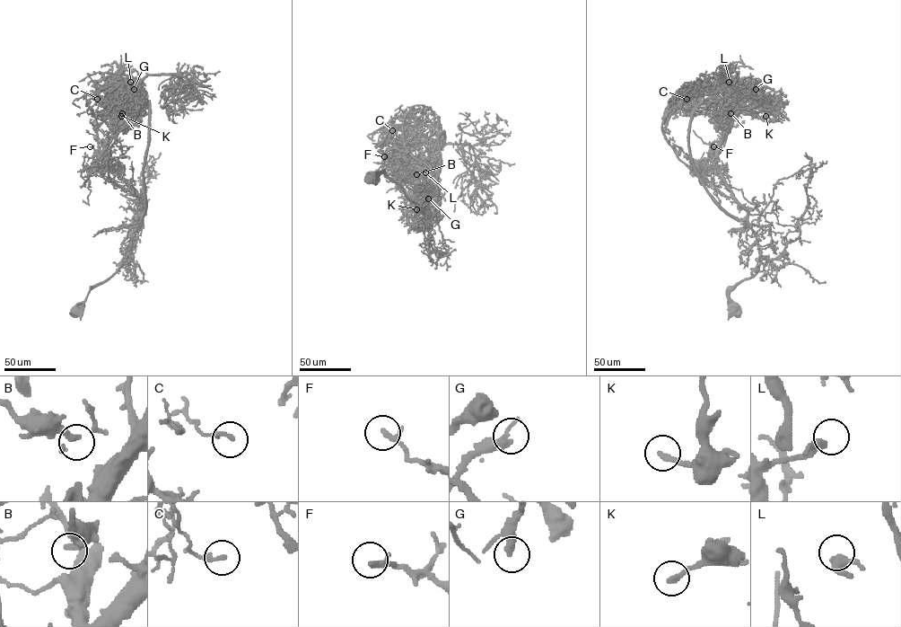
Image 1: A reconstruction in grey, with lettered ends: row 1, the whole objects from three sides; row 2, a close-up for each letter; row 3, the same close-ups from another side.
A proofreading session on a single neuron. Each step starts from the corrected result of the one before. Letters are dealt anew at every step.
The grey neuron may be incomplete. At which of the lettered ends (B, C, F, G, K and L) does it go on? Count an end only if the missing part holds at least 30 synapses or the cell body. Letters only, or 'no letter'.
G, L

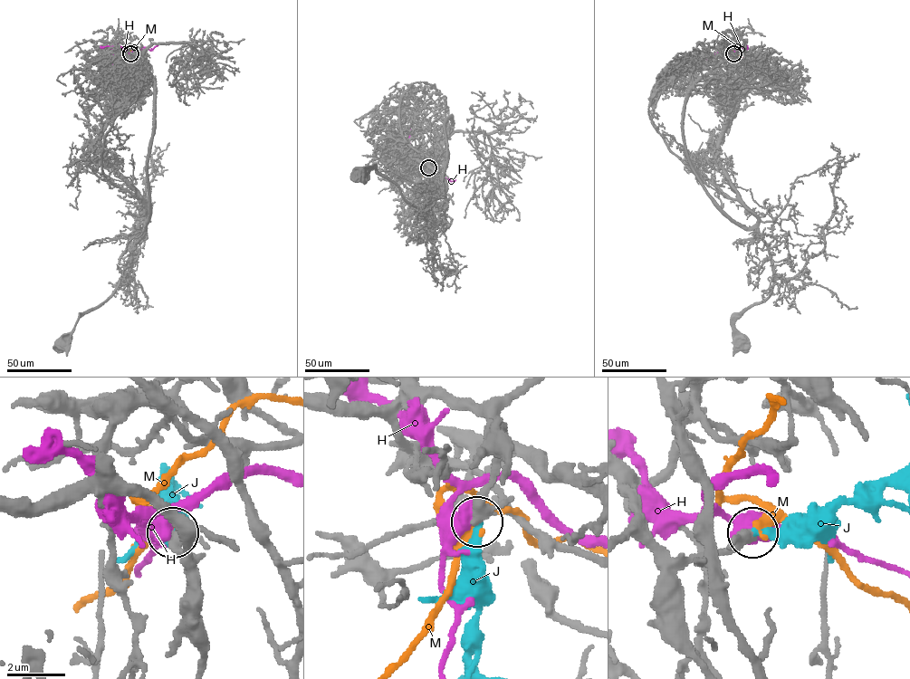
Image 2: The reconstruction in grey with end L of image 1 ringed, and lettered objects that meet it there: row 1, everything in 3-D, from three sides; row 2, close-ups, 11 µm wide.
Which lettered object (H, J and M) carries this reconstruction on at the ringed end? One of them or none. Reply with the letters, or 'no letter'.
J

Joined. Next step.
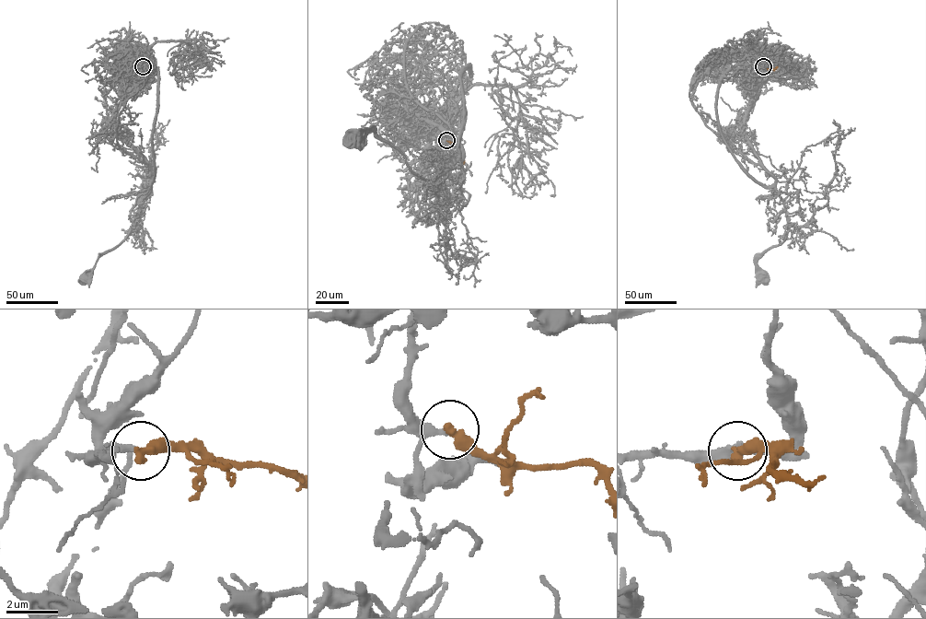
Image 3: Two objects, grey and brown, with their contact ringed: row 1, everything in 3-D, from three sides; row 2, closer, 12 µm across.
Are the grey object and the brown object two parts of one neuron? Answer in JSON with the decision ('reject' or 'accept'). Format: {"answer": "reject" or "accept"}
{"answer": "accept"}

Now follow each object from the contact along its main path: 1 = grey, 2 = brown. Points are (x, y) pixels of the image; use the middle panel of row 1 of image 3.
1: (446, 140), (445, 121), (417, 123), (403, 111), (459, 151), (445, 173), (422, 179), (372, 131), (353, 135)
2: (446, 140), (458, 145), (464, 159)

